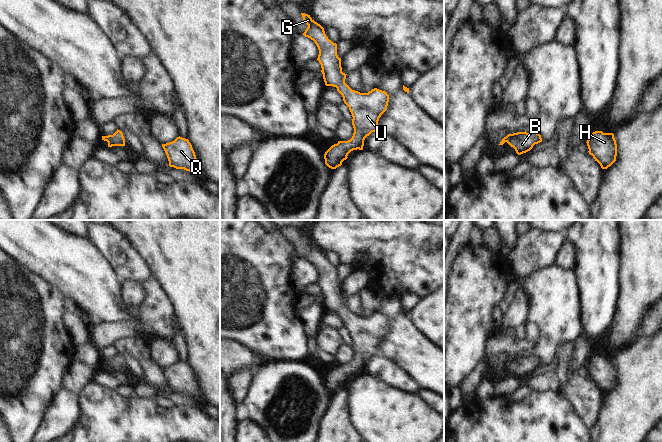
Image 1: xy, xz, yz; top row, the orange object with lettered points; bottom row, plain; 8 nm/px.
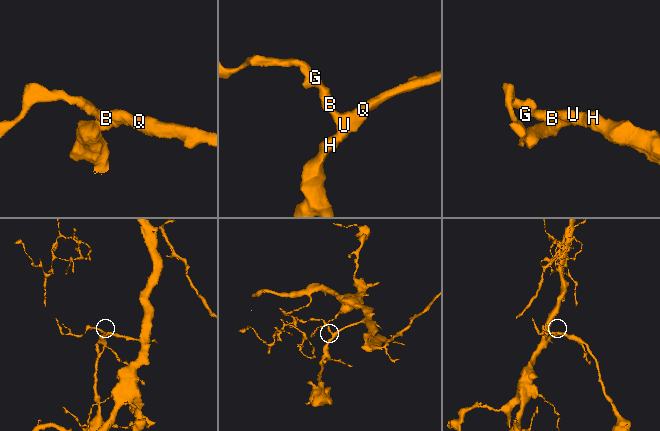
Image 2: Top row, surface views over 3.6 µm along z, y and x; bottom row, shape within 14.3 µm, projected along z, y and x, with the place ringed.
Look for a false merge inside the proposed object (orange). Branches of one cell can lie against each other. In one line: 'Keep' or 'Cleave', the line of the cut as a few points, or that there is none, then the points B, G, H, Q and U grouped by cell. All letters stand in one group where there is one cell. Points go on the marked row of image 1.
Keep. No split. Groups: B G H Q U.

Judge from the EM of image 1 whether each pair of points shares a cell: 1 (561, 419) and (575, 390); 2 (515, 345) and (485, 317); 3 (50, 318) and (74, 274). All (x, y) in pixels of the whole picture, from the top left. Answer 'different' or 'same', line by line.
1: different
2: different
3: different

